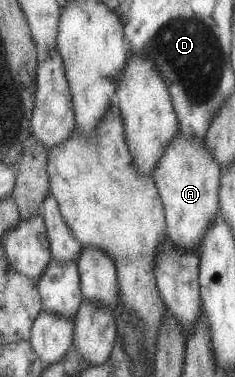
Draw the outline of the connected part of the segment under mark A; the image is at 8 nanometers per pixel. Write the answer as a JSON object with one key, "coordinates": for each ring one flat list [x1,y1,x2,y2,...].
{"coordinates":[[178,132,162,152,156,168,152,170,152,178,163,206,166,234,170,242,182,250,198,251,208,226,219,210,219,166,210,156,204,140,186,140]]}

